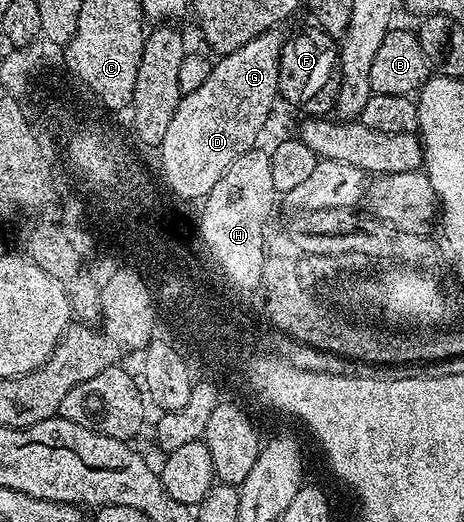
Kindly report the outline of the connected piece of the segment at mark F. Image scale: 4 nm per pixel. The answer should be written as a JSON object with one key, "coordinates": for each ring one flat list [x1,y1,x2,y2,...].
{"coordinates":[[312,27,306,33,297,33,288,38,282,48,279,63,278,91,284,100,298,110,306,109,309,115,325,115,334,104,338,86,329,85,329,80,338,72,338,42,320,27]]}

